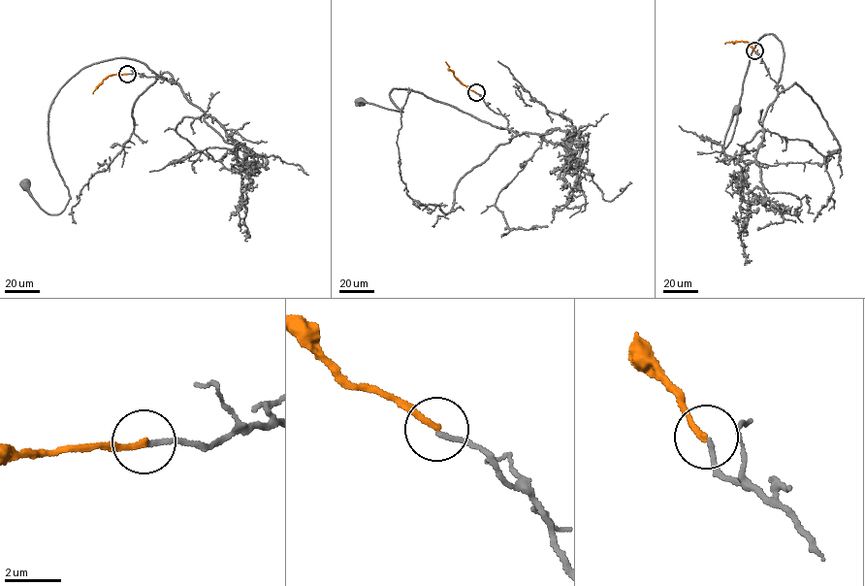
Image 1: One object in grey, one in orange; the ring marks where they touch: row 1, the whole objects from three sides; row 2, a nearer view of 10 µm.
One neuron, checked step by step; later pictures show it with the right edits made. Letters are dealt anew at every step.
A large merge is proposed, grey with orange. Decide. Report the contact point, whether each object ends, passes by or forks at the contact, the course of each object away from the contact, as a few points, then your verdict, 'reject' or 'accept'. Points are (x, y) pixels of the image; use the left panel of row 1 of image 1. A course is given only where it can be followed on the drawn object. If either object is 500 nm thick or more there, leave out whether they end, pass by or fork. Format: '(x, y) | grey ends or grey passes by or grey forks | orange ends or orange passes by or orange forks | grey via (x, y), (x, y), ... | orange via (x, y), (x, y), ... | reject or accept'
(127, 74) | grey ends | orange ends | grey via (128, 74), (166, 80), (134, 59), (104, 60), (50, 106), (65, 208), (45, 211), (26, 182) | orange via (128, 74), (108, 76), (92, 93) | reject

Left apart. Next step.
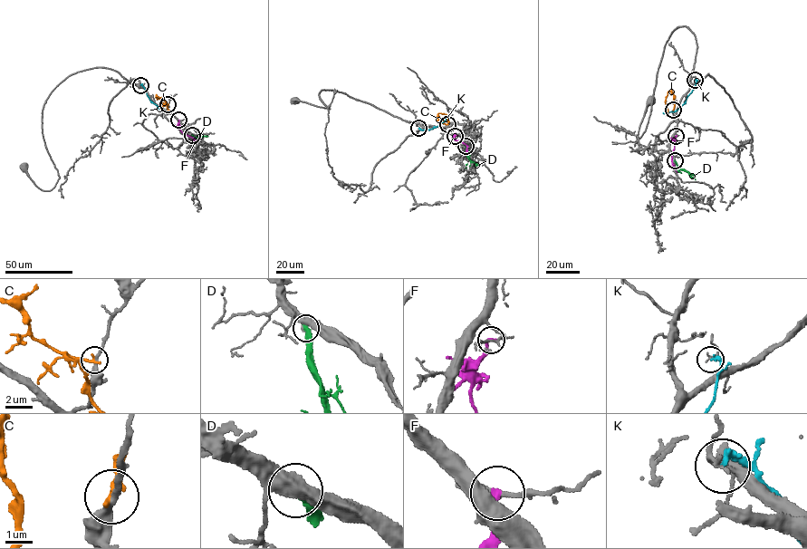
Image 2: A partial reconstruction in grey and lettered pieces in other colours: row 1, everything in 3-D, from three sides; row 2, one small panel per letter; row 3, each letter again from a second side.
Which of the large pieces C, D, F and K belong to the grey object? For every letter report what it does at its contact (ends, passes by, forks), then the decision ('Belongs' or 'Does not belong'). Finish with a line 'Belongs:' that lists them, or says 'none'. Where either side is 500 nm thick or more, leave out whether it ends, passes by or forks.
C: It ends there. Does not belong
D: It ends there. Does not belong
F: It ends there. Does not belong
K: It ends there. Does not belong
Belongs: none

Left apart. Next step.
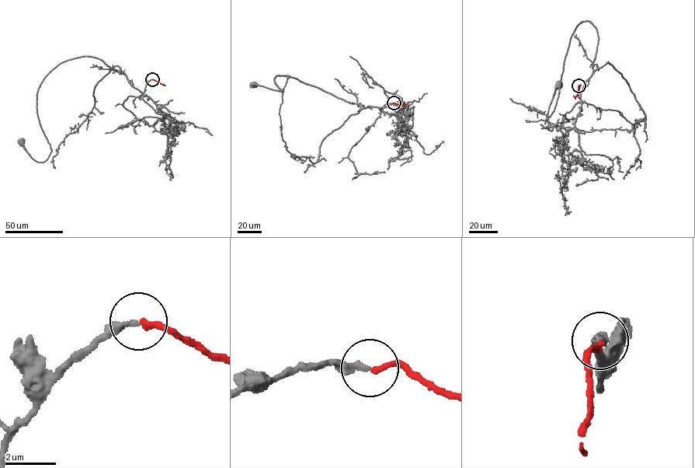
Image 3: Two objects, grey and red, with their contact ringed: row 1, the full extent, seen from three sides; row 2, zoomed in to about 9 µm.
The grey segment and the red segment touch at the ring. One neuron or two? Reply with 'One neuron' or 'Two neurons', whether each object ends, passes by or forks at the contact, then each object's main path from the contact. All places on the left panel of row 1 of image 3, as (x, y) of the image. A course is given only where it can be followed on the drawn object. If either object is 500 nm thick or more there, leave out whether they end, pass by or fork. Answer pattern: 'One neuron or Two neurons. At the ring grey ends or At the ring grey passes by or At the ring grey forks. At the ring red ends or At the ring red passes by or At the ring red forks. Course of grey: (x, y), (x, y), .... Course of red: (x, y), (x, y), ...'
One neuron. At the ring grey ends. At the ring red ends. Course of grey: (152, 79), (141, 92), (97, 58), (61, 62), (37, 92), (39, 123), (51, 151), (36, 162), (22, 141). Course of red: (152, 79), (163, 84)

